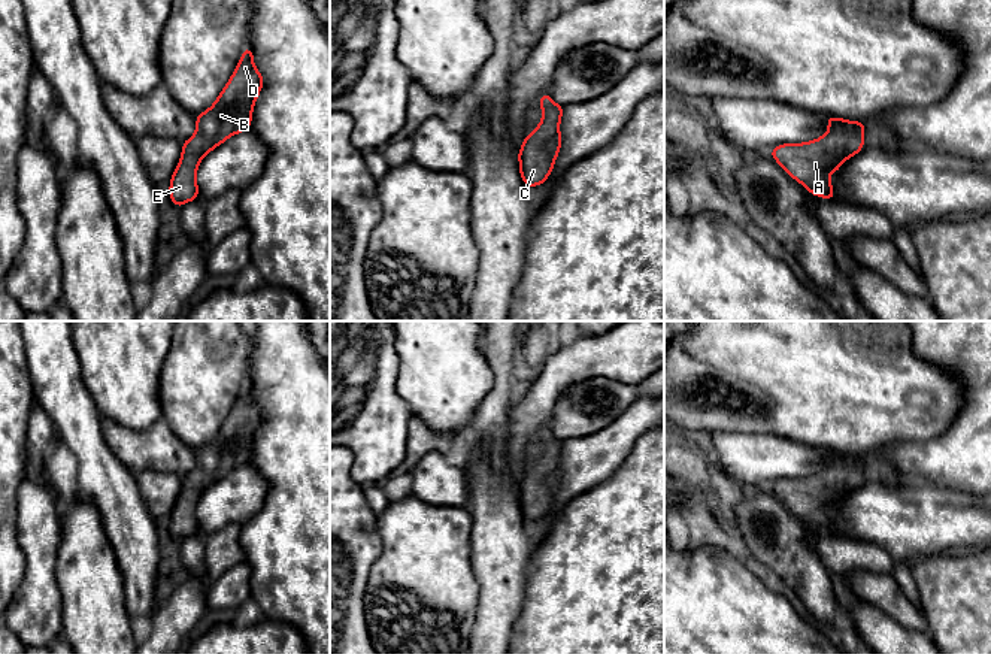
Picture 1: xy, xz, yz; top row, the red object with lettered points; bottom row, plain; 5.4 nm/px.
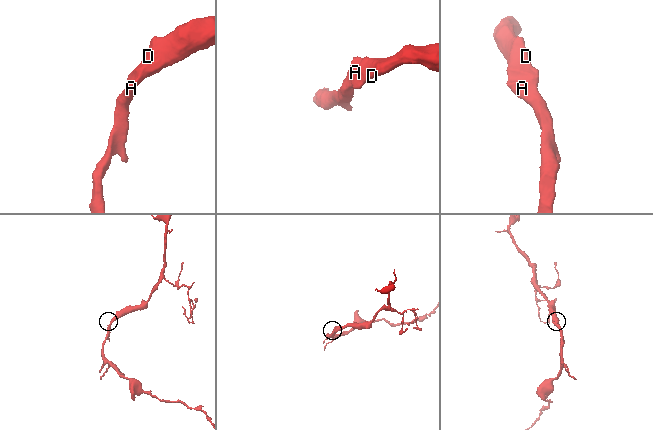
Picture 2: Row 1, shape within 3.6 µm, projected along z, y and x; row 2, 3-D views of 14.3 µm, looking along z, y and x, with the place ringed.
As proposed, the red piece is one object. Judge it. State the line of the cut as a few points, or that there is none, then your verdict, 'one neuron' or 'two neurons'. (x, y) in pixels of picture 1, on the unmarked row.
no cut | one neuron

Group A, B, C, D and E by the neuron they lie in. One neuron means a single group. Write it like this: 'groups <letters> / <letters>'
groups A B C D E

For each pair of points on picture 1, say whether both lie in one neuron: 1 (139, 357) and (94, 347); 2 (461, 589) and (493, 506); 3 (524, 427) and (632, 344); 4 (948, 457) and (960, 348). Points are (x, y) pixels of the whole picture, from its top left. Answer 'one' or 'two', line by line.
1: one
2: two
3: one
4: one

